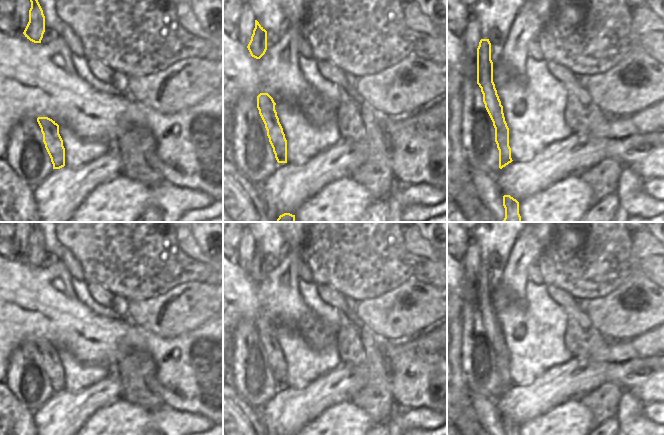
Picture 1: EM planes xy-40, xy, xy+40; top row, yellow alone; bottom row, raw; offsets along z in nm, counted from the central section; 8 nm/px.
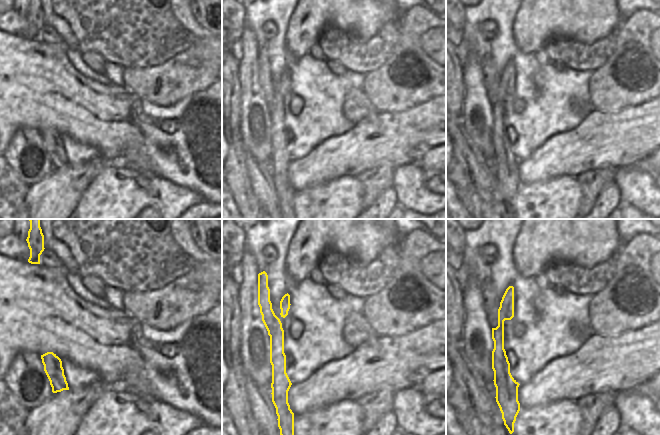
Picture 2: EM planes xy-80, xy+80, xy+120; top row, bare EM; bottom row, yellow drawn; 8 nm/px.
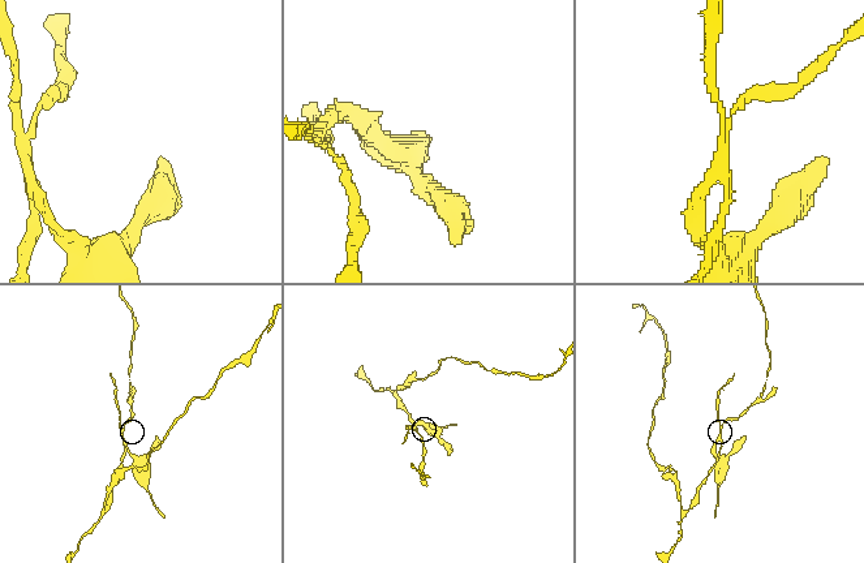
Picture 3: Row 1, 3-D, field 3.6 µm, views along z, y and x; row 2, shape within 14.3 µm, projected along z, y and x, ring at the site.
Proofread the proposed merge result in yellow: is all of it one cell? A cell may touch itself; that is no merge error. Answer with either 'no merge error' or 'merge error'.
merge error

